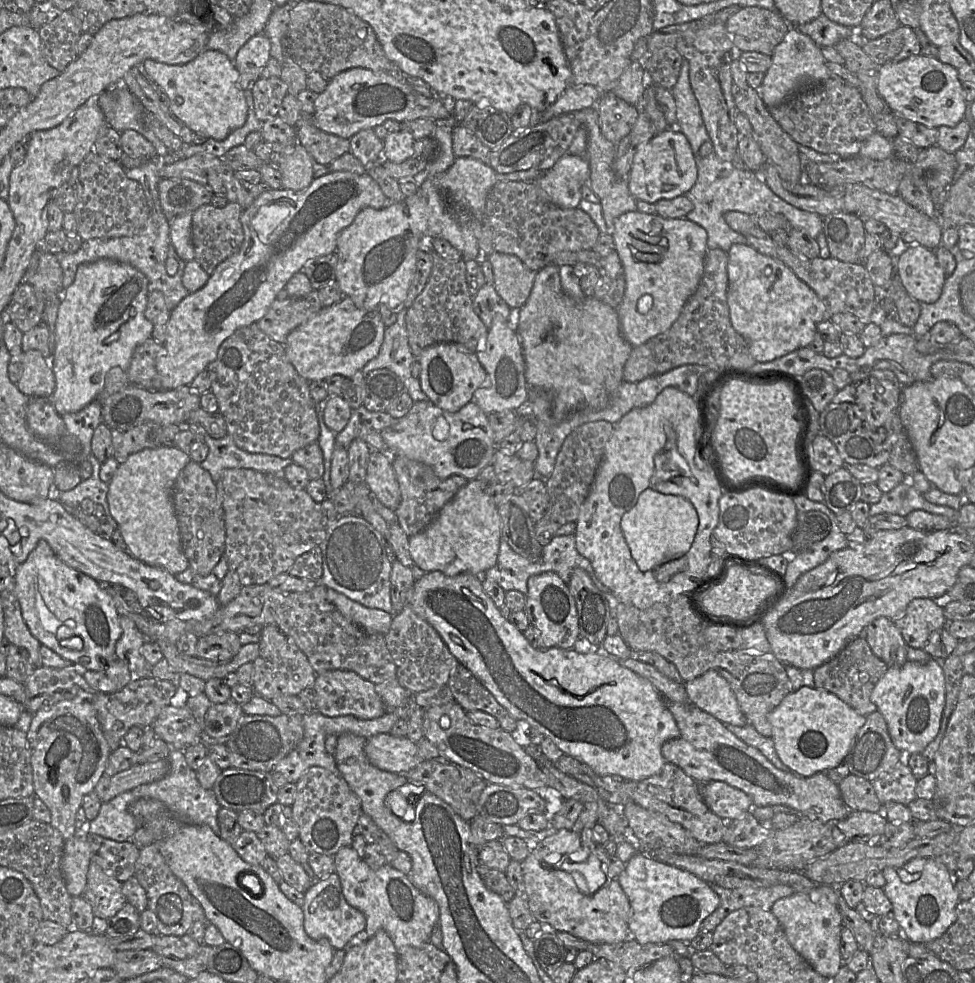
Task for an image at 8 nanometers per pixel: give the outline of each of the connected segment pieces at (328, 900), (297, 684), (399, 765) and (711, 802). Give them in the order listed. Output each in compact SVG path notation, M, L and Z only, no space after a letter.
M336 873L325 879L314 880L312 886L304 893L302 910L307 935L314 940L327 940L335 950L345 949L351 939L366 926L363 913L347 903Z
M267 625L260 633L260 651L253 661L253 686L256 695L271 700L280 695L297 696L310 688L317 673L310 665L306 655L276 626Z
M389 733L368 738L364 751L371 764L393 773L409 772L422 762L416 743Z
M723 781L704 783L703 798L710 810L723 820L740 818L755 806L745 792Z

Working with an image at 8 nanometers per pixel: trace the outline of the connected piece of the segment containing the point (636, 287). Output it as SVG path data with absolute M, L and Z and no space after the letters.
M634 211L615 220L612 237L626 281L624 298L617 309L620 329L625 340L636 347L667 331L680 316L703 276L708 236L703 227L686 218L665 219L658 214Z

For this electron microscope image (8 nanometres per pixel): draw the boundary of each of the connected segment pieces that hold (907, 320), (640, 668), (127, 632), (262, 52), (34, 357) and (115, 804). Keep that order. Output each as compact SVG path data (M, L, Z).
M895 268L890 281L883 286L884 299L881 307L887 316L895 317L905 326L913 328L921 313L921 303L913 299L905 290Z
M631 657L617 661L625 668L649 680L666 701L690 704L685 691L684 682L674 682L661 674L653 666Z
M120 616L122 634L116 644L115 655L124 661L135 679L150 676L151 665L141 653L141 647L146 638L133 620Z
M264 33L253 36L241 47L234 64L240 74L242 89L247 89L251 81L261 77L270 58L271 42Z
M38 350L23 351L21 366L21 377L16 386L22 393L36 397L52 395L55 377L49 357Z
M125 791L107 802L103 802L96 818L88 822L87 833L115 840L128 841L141 822L137 822L123 799Z

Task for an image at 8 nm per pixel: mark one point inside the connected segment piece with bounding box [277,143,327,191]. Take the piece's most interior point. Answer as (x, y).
(297, 167)

